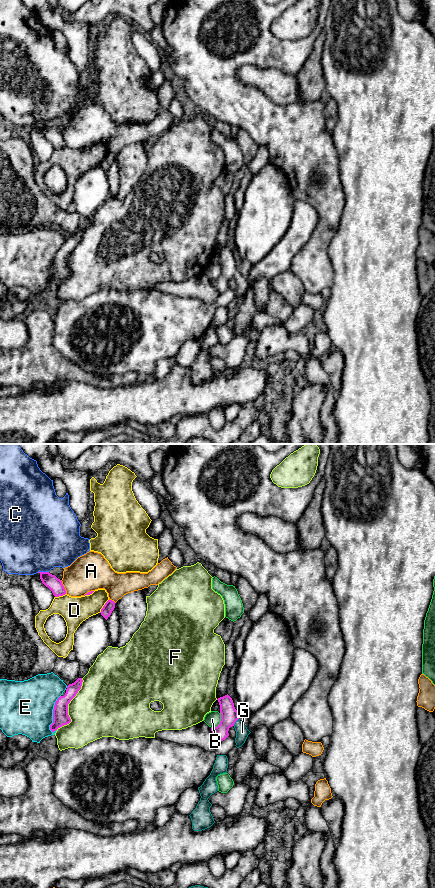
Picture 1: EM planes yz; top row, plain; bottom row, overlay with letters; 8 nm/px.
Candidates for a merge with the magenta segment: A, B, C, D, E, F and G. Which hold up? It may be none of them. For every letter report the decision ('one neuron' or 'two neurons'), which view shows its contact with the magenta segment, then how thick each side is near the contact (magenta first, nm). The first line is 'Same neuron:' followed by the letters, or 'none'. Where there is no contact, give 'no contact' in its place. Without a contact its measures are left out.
Same neuron: G
A: two neurons; meets magenta in yz; 110 nm thick on the magenta side, 300 nm on the other
B: two neurons; meets magenta in yz; 140 nm thick on the magenta side, 120 nm on the other
C: two neurons; meets magenta in yz; 110 nm thick on the magenta side, 480 nm on the other
D: two neurons; meets magenta in yz; 90 nm thick on the magenta side, 220 nm on the other
E: two neurons; meets magenta in yz; 130 nm thick on the magenta side, 440 nm on the other
F: two neurons; meets magenta in yz; 130 nm thick on the magenta side, 440 nm on the other
G: one neuron; meets magenta in yz; 140 nm thick on the magenta side, 100 nm on the other

